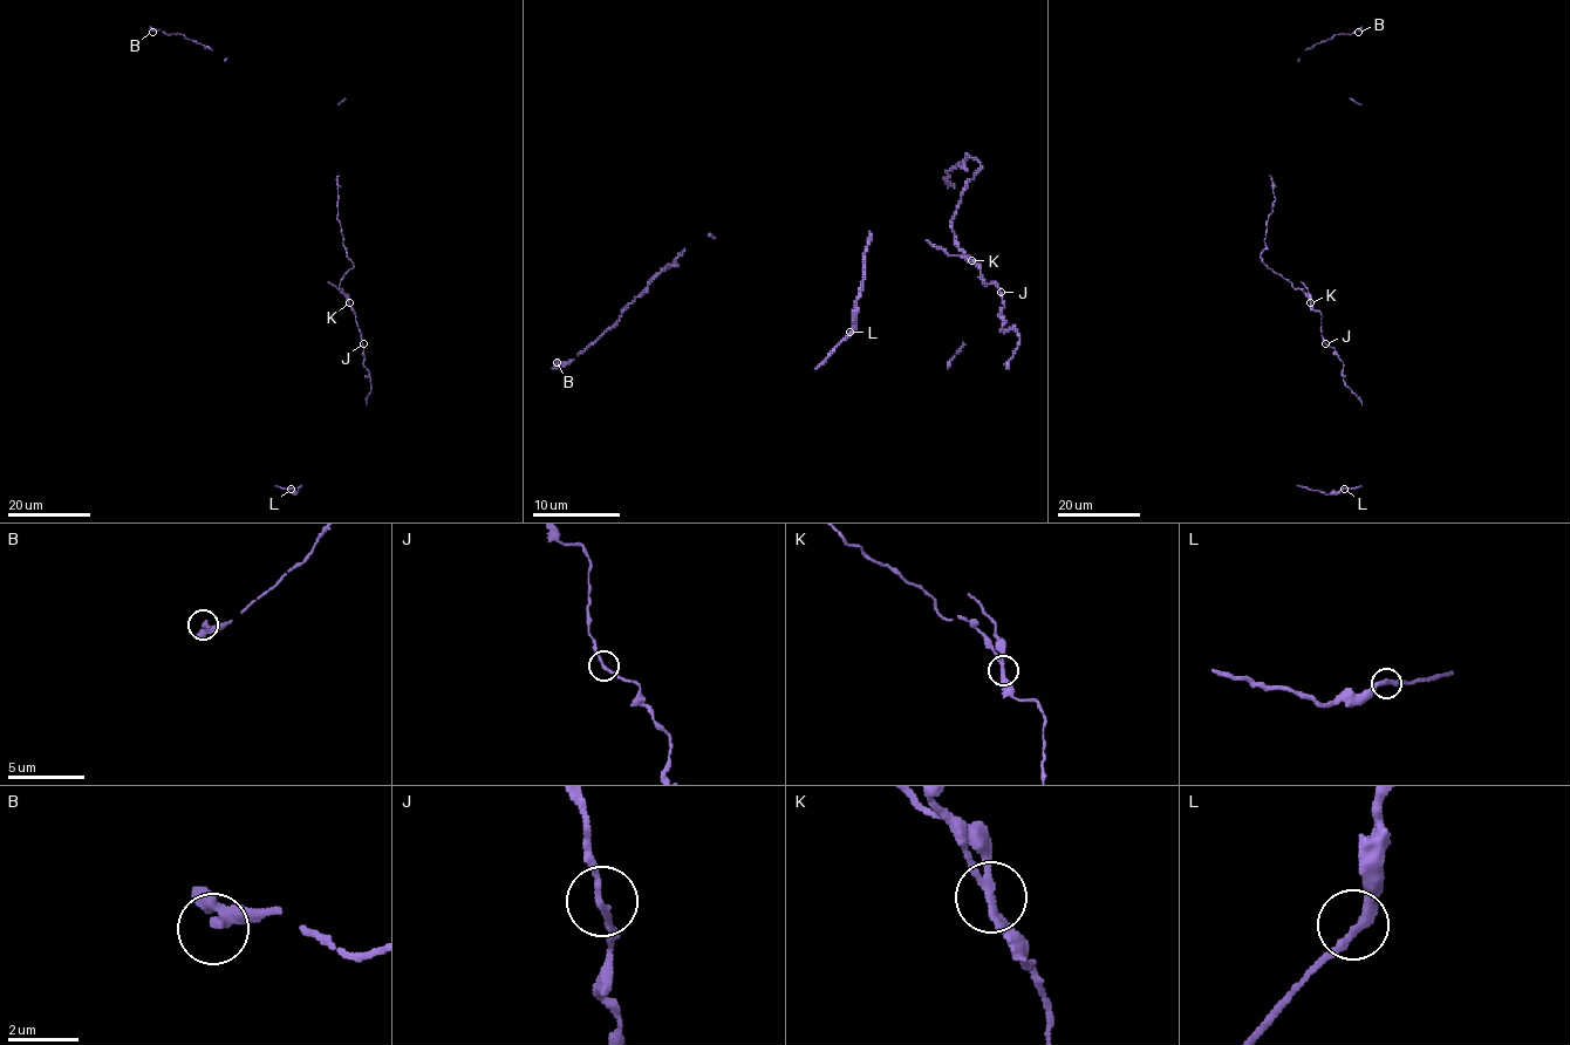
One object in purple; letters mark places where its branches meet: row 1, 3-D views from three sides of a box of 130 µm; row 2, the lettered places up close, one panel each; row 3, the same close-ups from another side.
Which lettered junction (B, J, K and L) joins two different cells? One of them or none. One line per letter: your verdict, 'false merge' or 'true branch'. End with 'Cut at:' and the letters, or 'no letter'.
B: true branch
J: true branch
K: false merge
L: true branch
Cut at: K

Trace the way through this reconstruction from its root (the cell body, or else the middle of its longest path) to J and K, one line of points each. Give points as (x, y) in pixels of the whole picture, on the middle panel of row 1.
J: (978, 162), (981, 170), (967, 184), (950, 225), (954, 243), (981, 268), (981, 279), (996, 284), (999, 292)
K: (978, 162), (981, 170), (967, 184), (950, 223), (954, 243), (971, 260)

